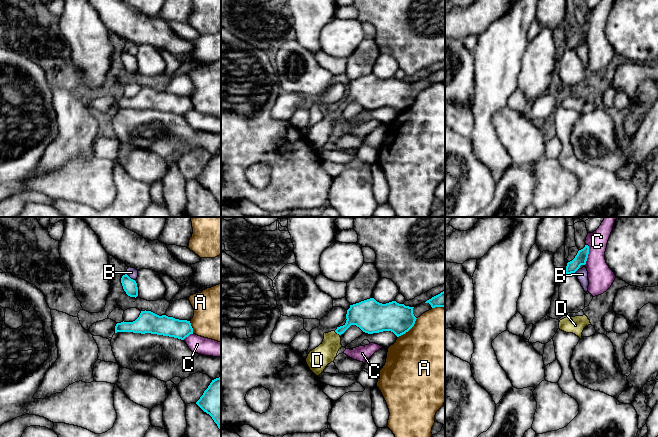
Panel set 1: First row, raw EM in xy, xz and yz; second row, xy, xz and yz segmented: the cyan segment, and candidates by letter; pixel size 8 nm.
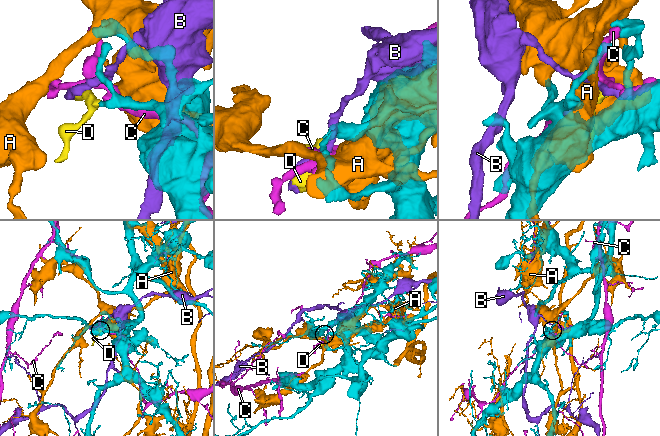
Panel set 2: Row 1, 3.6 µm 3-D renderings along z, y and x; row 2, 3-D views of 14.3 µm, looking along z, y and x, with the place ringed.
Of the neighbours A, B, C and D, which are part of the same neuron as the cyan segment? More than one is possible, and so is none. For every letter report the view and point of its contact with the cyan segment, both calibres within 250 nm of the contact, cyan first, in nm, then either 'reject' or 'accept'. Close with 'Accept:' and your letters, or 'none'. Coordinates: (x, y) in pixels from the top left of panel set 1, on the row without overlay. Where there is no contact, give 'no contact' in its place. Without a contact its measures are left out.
A: contact xz (409, 105); calibres 240 and 500 nm; reject
B: contact xy (130, 54); calibres 110 and 80 nm; reject
C: contact yz (588, 29); calibres 100 and 200 nm; reject
D: contact xz (337, 109); calibres 200 and 170 nm; accept
Accept: D

